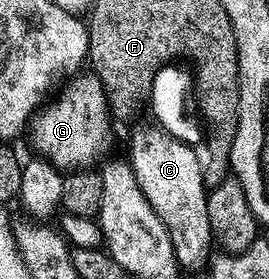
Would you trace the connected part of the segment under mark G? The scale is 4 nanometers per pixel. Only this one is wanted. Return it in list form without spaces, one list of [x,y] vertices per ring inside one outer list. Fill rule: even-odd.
[[[84,73],[73,78],[66,90],[52,105],[51,103],[35,118],[31,124],[32,143],[37,152],[44,154],[54,166],[72,169],[77,165],[88,165],[96,155],[96,142],[99,141],[100,123],[92,115],[103,113],[104,90],[100,80],[91,73]],[[85,74],[85,75],[84,75]],[[84,75],[84,76],[83,76]],[[81,78],[81,79],[80,79]]]

